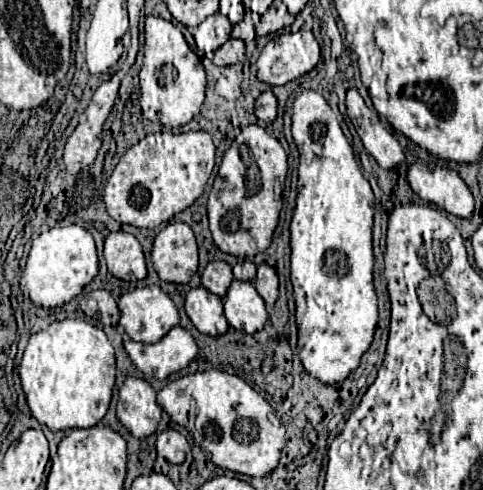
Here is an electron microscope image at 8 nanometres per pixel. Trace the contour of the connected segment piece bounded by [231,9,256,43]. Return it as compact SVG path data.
M246 9L243 20L234 25L231 38L242 39L245 43L249 43L255 40L255 26L251 18L251 11Z

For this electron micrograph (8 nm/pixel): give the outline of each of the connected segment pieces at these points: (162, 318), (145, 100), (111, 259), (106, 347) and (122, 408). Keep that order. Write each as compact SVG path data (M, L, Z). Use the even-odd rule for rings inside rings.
M142 287L130 293L124 293L118 301L118 307L122 313L120 325L124 327L128 337L138 343L148 343L148 345L158 343L172 327L178 325L178 309L174 301L160 287Z
M162 17L146 19L144 65L140 71L140 107L146 119L168 127L182 127L194 119L204 103L206 73L198 55L186 43L182 31Z
M126 231L110 233L104 239L104 259L108 271L126 283L146 277L146 259L138 239Z
M82 319L54 321L46 331L38 331L36 335L30 337L18 371L28 407L40 425L46 425L52 431L66 431L76 427L88 429L94 427L98 421L102 421L112 399L114 377L116 377L114 347L108 341L106 333L88 321Z
M128 377L118 397L118 419L136 437L150 437L160 421L162 409L156 403L156 391L152 385L138 377Z

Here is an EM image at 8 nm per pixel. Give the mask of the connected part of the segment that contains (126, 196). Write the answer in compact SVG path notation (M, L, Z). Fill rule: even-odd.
M190 131L190 133L152 133L142 141L132 145L126 155L122 155L120 163L112 171L104 189L104 203L108 215L118 223L130 223L140 229L154 229L166 221L170 221L176 213L188 209L204 191L212 169L214 169L214 143L206 131Z

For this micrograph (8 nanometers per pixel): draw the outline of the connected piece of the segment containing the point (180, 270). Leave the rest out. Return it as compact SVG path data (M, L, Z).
M170 223L156 235L152 265L164 281L182 285L190 281L198 271L198 245L190 225Z

